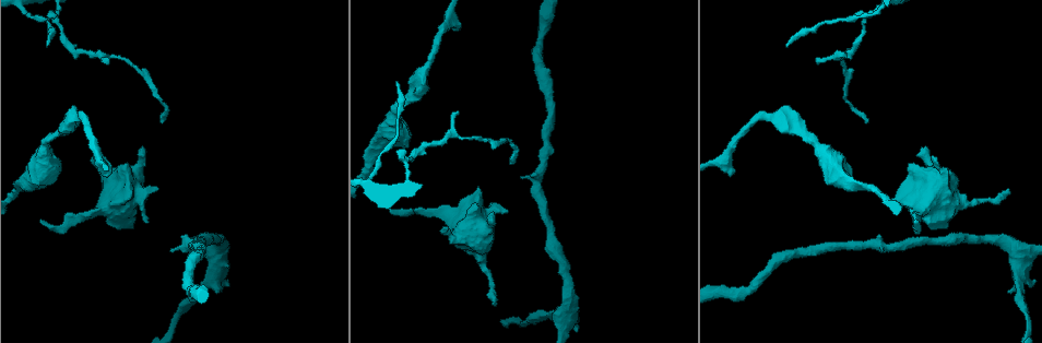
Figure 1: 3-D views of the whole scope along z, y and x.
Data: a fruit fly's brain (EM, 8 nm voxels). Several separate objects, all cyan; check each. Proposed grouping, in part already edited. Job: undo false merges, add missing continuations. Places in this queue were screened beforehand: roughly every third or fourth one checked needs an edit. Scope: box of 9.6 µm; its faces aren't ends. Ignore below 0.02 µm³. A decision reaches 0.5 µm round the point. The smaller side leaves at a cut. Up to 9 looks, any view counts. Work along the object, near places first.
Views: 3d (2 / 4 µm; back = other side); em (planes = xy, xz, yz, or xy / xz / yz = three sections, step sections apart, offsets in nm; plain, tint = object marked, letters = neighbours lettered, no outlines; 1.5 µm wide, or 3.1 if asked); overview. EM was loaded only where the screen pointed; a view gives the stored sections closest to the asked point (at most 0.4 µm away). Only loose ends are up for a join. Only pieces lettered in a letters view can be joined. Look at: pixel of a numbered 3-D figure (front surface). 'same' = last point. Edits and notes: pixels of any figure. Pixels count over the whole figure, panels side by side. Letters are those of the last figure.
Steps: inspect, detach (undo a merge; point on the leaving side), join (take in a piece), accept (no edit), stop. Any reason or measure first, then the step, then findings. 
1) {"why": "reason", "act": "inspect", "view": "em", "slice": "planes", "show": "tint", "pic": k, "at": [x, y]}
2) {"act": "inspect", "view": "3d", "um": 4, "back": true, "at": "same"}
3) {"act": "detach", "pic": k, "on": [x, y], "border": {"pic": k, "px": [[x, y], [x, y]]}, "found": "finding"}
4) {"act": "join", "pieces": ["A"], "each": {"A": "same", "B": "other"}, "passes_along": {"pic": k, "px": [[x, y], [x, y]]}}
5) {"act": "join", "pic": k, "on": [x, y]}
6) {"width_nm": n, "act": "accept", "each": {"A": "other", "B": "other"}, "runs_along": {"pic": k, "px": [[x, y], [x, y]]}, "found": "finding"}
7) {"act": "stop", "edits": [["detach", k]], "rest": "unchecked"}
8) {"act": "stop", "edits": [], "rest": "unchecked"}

{"why": "tapers out", "act": "inspect", "view": "em", "slice": "xy", "step": 4, "show": "tint", "pic": 1, "at": [91, 159]}

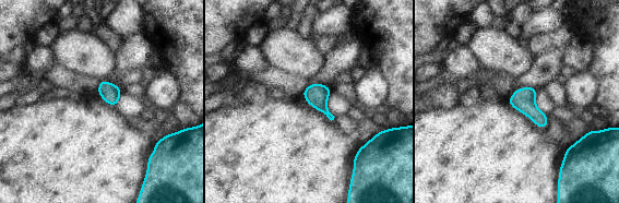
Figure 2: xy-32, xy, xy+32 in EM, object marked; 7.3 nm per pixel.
{"act": "inspect", "view": "em", "slice": "xz", "step": 8, "show": "letters", "at": "same"}

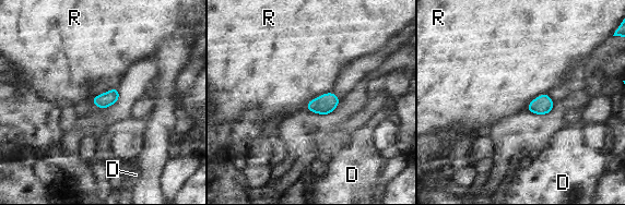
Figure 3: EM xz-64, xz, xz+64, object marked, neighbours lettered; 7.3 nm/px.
{"width_nm": 110, "act": "accept", "each": {"D": "other", "R": "other"}, "border": {"pic": 3, "px": [[331, 92], [314, 97], [305, 109]]}, "found": "no lettered piece goes on from it"}

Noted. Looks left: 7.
{"why": "free end", "act": "inspect", "view": "3d", "um": 2, "pic": 1, "at": [459, 112]}

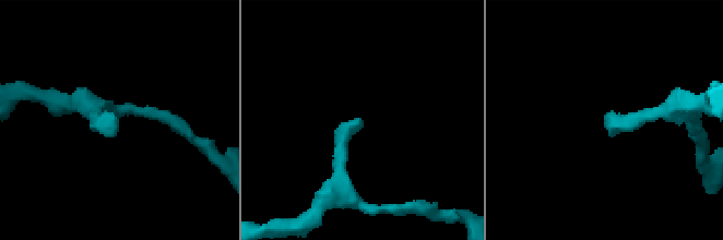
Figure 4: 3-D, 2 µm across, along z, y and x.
{"why": "need the tissue", "act": "inspect", "view": "em", "slice": "yz", "step": 4, "show": "letters", "pic": 4, "at": [116, 131]}

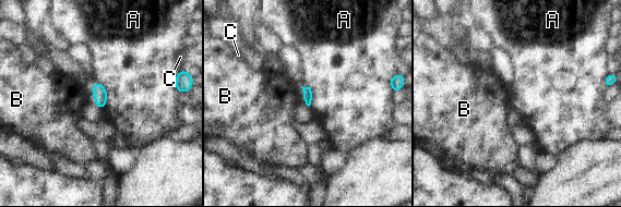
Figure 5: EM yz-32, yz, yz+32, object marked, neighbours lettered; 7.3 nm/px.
{"act": "accept", "each": {"A": "other", "B": "other", "C": "other"}, "border": {"pic": 5, "px": [[95, 82], [106, 89], [105, 107]]}, "found": "none of them fits"}

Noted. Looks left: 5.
{"why": "long arm stops here", "act": "inspect", "view": "em", "slice": "planes", "show": "plain", "pic": 1, "at": [510, 164]}

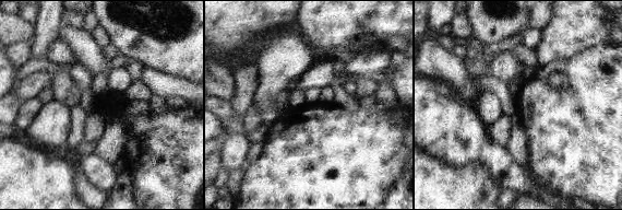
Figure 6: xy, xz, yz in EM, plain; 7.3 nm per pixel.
{"why": "what lies round it", "act": "inspect", "view": "em", "slice": "planes", "show": "letters", "at": "same"}

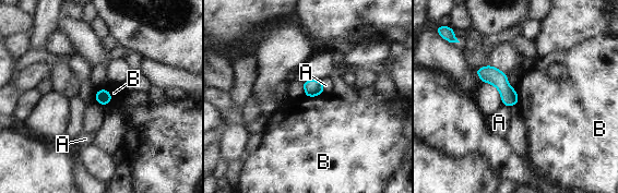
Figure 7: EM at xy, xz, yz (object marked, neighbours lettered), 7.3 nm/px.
{"act": "accept", "each": {"A": "other", "B": "other"}, "runs_along": {"pic": 7, "px": [[478, 71], [489, 74], [515, 100]]}, "found": "no lettered piece goes on from it"}

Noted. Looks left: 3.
{"act": "inspect", "view": "em", "slice": "planes", "show": "plain", "pic": 1, "at": [40, 220]}

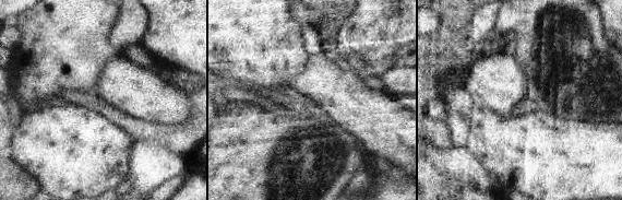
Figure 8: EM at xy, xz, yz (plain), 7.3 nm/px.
{"why": "what lies round it", "act": "inspect", "view": "em", "slice": "planes", "show": "letters", "at": "same"}

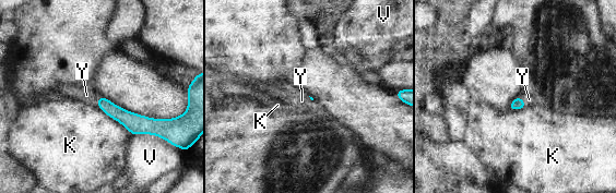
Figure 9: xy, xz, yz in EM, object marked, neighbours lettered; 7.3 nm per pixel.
{"act": "join", "pieces": ["Y"], "each": {"K": "other", "V": "other", "Y": "same"}, "passes_along": {"pic": 9, "px": [[518, 103], [523, 101], [529, 99]]}, "found": "the neuron continues"}

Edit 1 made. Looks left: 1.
{"act": "stop", "edits": [["join", 9]], "rest": "unchecked"}

